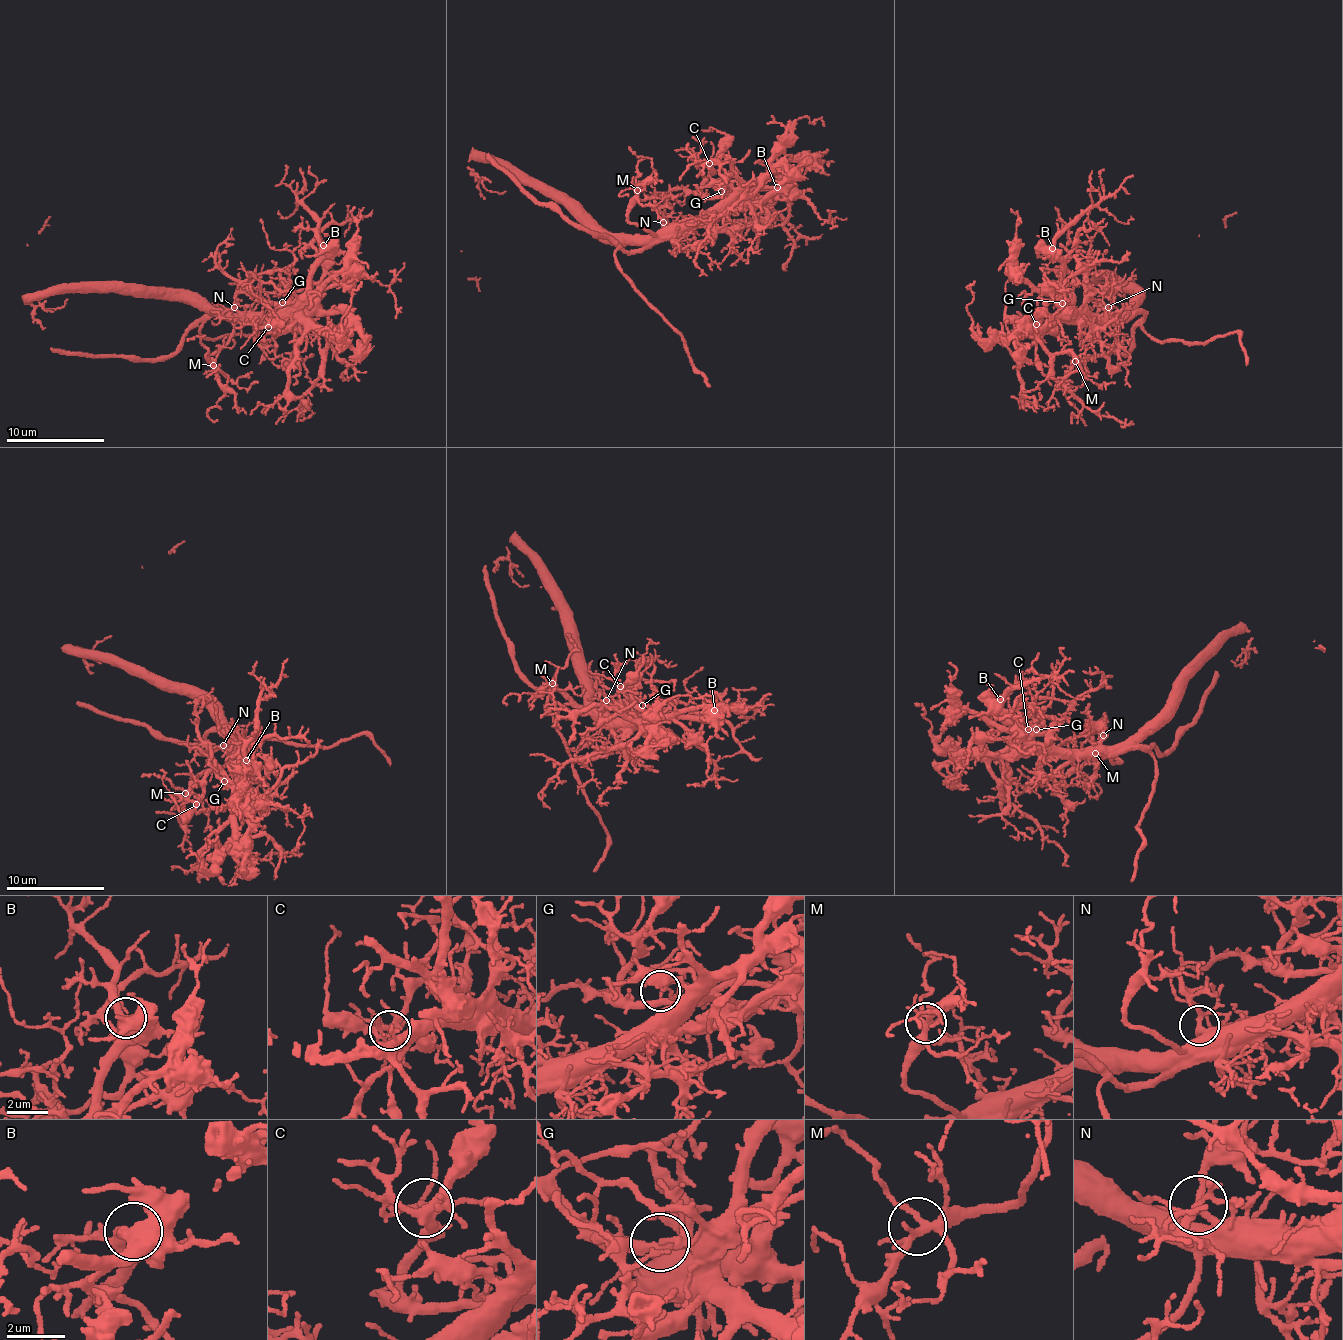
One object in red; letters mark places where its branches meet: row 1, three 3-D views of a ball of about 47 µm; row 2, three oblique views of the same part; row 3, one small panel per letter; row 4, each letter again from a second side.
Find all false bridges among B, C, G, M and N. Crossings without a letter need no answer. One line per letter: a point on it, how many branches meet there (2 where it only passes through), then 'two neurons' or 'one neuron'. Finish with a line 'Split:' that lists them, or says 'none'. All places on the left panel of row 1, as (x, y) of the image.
B: place (323, 245); branches 2; one neuron
C: place (268, 327); branches 6; one neuron
G: place (282, 302); branches 6; two neurons
M: place (213, 365); branches 5; one neuron
N: place (234, 307); branches 5; one neuron
Split: G

